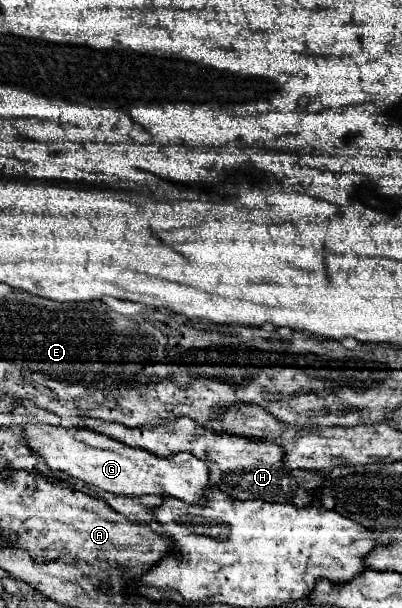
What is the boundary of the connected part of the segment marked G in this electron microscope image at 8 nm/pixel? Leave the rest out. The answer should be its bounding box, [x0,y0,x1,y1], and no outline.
[22,424,212,504]

